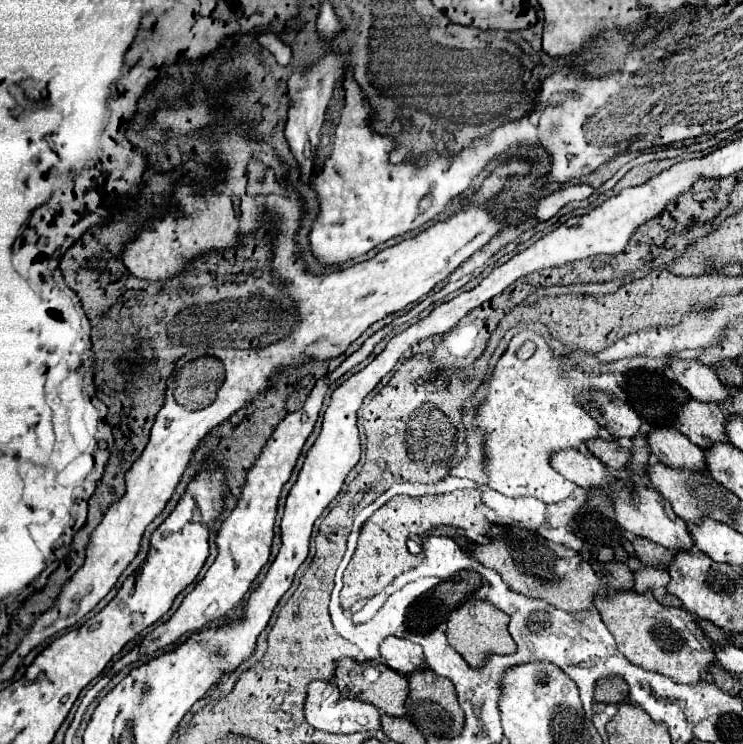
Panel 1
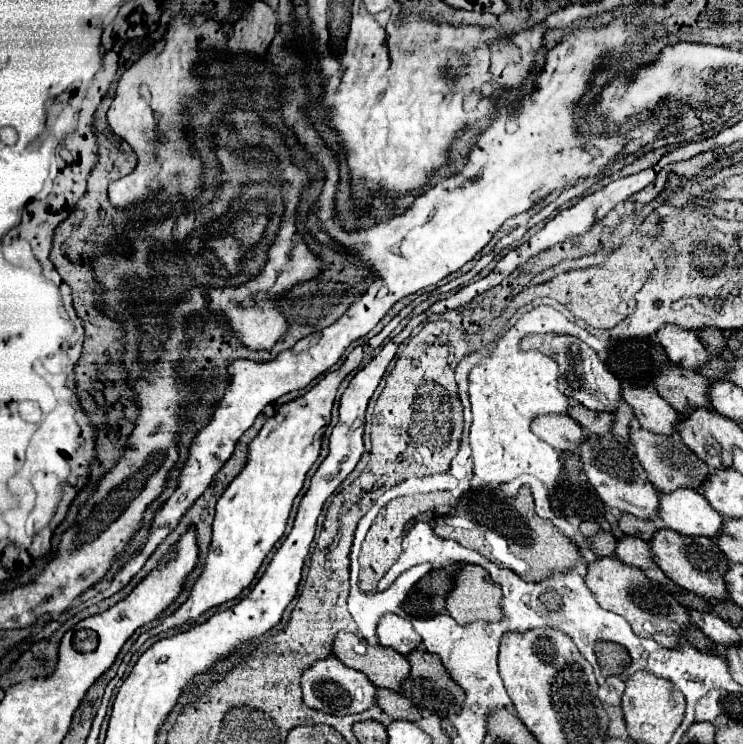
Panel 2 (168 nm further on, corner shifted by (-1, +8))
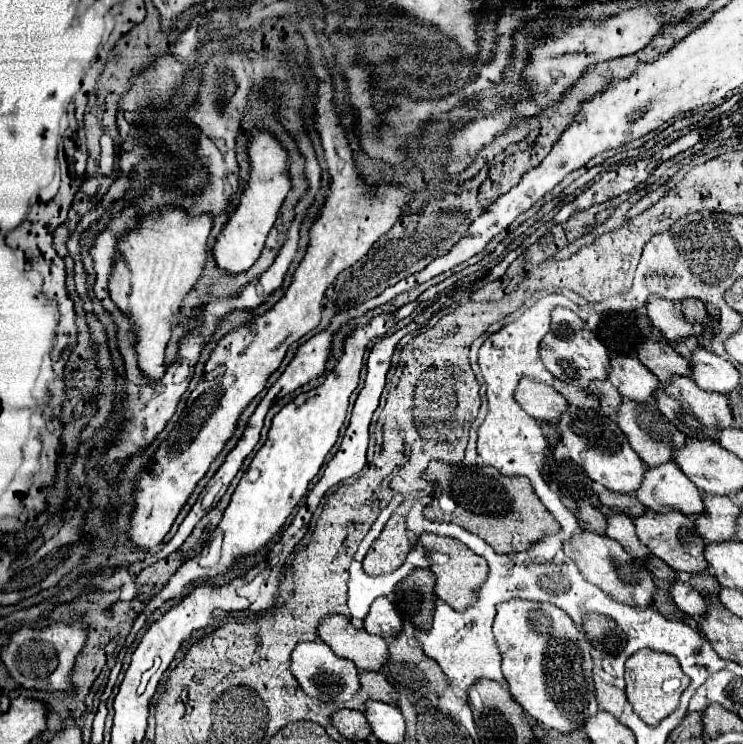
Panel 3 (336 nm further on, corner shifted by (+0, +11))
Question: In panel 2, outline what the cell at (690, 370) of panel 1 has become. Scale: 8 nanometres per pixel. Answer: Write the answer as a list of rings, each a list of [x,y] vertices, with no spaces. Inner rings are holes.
[[[664,324],[656,336],[664,346],[668,358],[682,368],[696,368],[708,362],[708,352],[696,332],[680,328],[676,324]]]

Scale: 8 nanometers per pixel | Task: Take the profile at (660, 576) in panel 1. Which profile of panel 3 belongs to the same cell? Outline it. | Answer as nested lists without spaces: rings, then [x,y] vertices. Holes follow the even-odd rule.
[[[613,513],[609,519],[607,519],[607,537],[615,539],[621,543],[621,547],[631,553],[633,557],[637,557],[641,551],[643,551],[643,545],[639,543],[637,539],[637,533],[635,533],[635,525],[629,517],[621,515],[621,513]]]

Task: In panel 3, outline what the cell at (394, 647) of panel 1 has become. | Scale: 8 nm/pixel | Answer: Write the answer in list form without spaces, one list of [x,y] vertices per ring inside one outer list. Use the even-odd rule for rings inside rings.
[[[379,597],[373,605],[369,615],[365,617],[365,631],[379,637],[397,637],[403,631],[403,619],[397,609],[389,603],[387,597]]]

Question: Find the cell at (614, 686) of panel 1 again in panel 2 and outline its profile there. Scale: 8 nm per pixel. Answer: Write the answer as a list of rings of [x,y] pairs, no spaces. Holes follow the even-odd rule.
[[[596,642],[596,644],[598,644],[596,656],[598,656],[602,672],[606,676],[622,674],[626,668],[626,662],[630,660],[628,652],[620,644],[614,644],[614,642]]]

